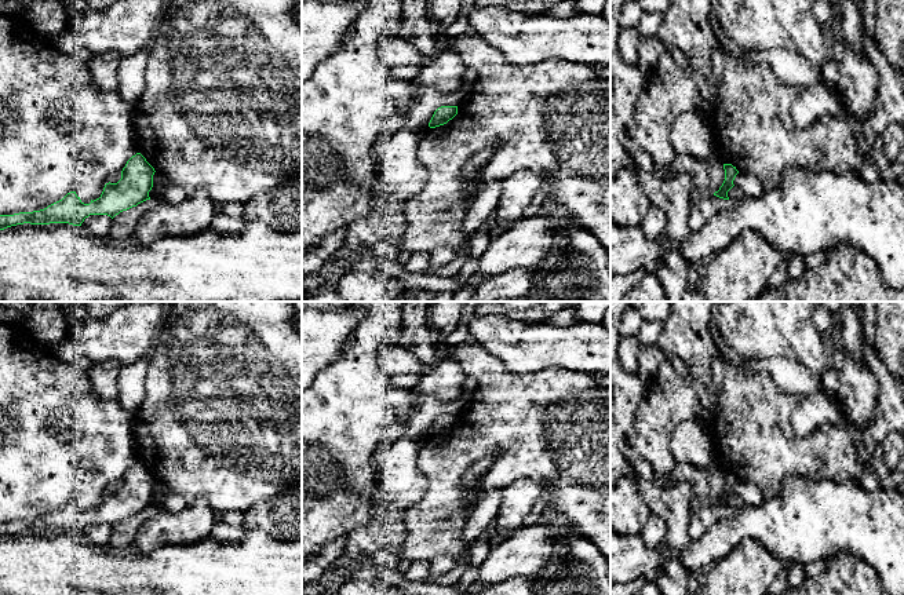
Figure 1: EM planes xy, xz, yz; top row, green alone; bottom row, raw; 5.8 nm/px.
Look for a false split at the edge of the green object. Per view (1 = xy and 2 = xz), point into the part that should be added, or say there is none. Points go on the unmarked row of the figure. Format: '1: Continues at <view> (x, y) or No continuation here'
1: No continuation here
2: No continuation here

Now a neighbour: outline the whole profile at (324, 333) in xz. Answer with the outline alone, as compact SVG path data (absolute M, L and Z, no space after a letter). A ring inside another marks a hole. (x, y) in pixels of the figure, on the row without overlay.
M356 307L302 310L302 391L316 375L338 359L351 331L365 315Z

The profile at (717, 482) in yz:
M714 459L707 467L708 479L710 479L710 500L714 503L719 499L725 489L723 471L721 470L719 463Z

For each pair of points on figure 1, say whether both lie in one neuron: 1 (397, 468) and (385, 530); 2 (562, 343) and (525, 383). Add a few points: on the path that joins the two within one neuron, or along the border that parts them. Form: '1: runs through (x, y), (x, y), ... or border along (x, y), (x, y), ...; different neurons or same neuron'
1: runs through (397, 484), (397, 503), (389, 515); same neuron
2: border along (505, 364), (513, 372), (569, 372); different neurons

